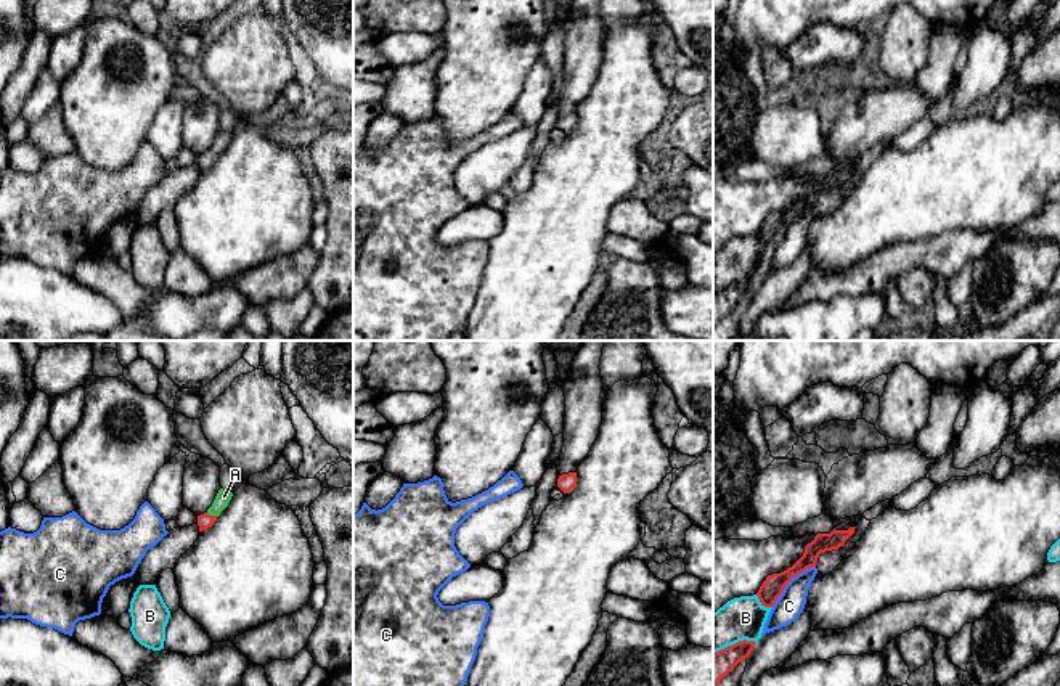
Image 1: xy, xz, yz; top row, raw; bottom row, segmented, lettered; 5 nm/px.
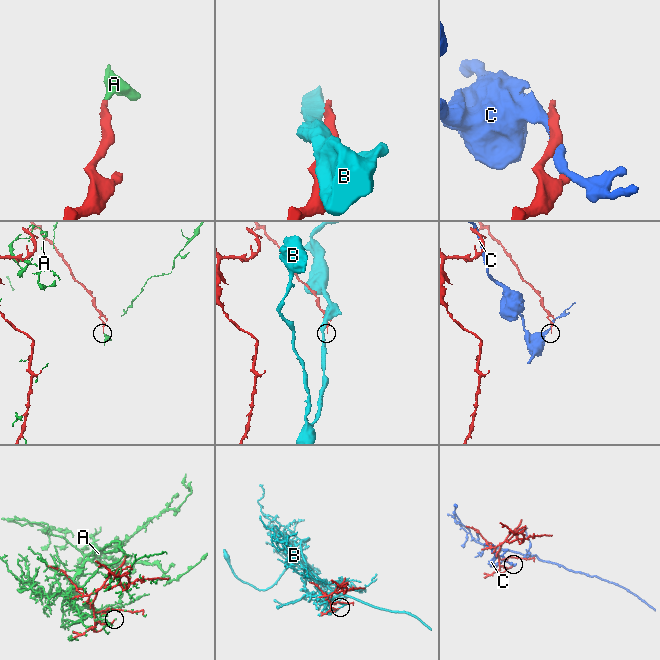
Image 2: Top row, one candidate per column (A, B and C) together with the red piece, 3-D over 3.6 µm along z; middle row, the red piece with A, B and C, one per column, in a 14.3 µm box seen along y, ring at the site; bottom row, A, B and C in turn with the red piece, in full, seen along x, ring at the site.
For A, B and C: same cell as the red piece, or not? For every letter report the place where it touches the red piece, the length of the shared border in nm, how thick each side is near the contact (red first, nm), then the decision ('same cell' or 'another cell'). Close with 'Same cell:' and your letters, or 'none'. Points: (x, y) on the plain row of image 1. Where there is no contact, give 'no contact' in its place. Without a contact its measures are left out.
A: xy (212, 156) | 70 nm | 80/70 nm | same cell
B: yz (763, 244) | 110 nm | 110/220 nm | another cell
C: yz (789, 220) | 300 nm | 110/140 nm | another cell
Same cell: A

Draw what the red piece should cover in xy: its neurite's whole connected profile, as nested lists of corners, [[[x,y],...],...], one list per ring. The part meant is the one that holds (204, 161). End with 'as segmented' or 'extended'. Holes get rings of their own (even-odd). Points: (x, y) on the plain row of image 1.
[[[223,129],[218,130],[212,146],[201,156],[198,156],[199,172],[207,170],[214,165],[220,153],[228,146],[233,133]]] | extended

